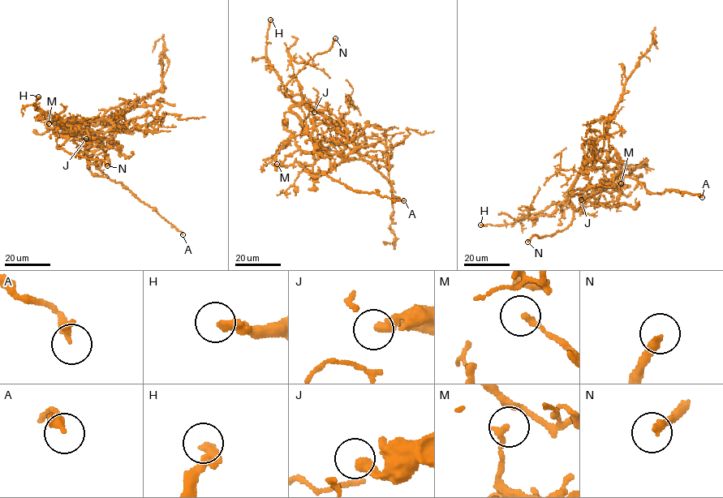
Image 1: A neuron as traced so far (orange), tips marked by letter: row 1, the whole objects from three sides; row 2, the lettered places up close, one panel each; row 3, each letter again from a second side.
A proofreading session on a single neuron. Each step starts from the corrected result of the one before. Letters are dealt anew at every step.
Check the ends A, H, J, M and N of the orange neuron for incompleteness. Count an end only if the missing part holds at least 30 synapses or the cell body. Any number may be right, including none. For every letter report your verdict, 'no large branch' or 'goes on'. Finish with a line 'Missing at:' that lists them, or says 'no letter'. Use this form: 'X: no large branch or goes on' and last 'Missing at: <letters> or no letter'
A: no large branch
H: no large branch
J: no large branch
M: no large branch
N: goes on
Missing at: N

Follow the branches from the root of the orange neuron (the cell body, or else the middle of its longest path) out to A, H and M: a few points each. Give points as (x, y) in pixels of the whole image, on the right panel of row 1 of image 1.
A: (590, 168), (603, 167), (617, 156), (618, 174), (643, 182), (649, 192), (660, 194), (671, 189), (702, 197)
H: (590, 168), (581, 172), (567, 197), (560, 204), (553, 203), (547, 208), (510, 224), (480, 225)
M: (590, 168), (581, 172), (571, 191), (593, 186), (617, 189), (626, 186), (621, 183)

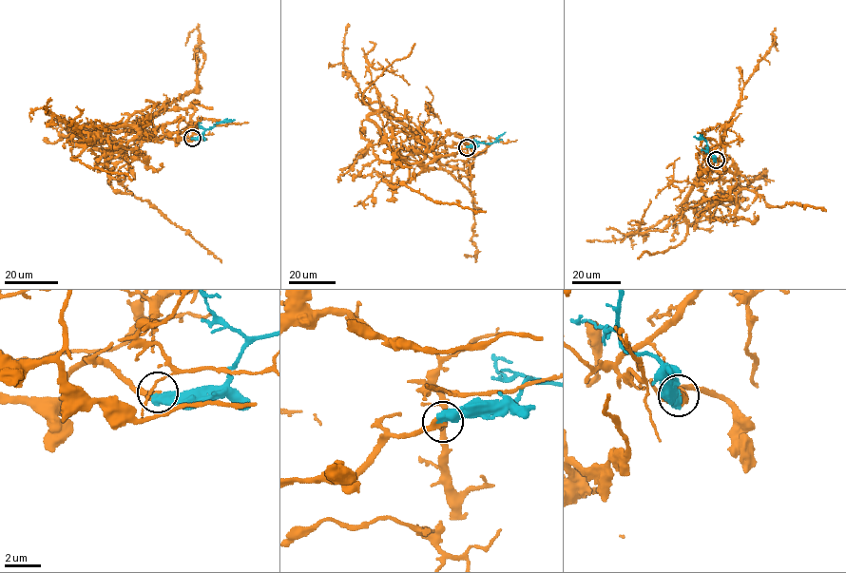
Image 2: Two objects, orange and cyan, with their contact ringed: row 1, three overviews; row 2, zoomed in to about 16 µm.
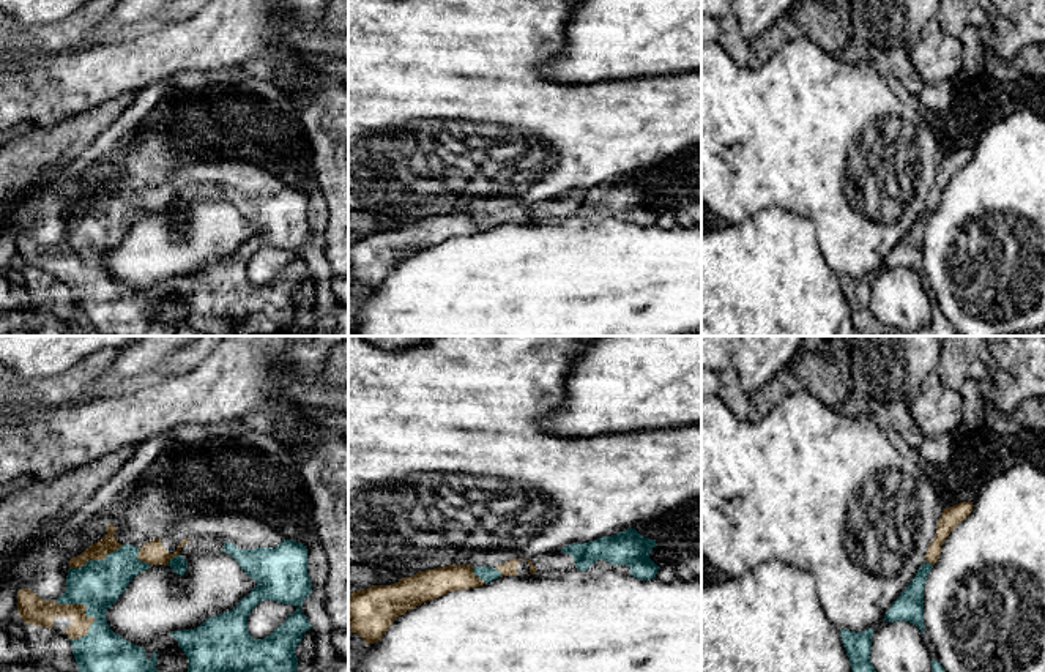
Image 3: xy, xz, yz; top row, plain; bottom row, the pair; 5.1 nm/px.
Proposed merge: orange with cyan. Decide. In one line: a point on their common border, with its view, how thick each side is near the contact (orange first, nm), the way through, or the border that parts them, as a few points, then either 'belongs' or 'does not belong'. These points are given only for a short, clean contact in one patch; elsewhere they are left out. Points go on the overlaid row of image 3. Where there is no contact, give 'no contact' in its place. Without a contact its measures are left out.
xy (85, 608) | 140/240 nm | belongs

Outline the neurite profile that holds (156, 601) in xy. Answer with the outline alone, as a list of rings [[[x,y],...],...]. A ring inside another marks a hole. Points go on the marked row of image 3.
[[[194,552],[183,558],[188,563],[183,576],[169,565],[153,565],[132,577],[106,610],[106,620],[113,633],[143,648],[158,636],[194,629],[206,618],[232,610],[257,585],[227,552]]]

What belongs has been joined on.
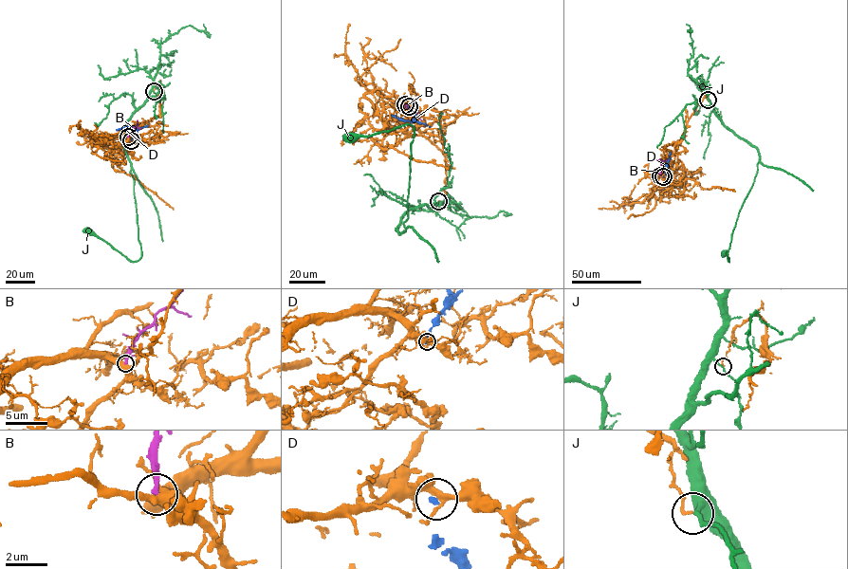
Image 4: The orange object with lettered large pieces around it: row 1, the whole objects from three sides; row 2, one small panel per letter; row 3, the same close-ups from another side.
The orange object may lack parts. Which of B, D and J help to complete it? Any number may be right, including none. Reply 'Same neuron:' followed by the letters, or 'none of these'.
Same neuron: none of these

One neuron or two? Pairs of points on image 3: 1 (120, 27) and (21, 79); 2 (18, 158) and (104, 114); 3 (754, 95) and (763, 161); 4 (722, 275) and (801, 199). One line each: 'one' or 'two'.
1: two
2: one
3: one
4: two

